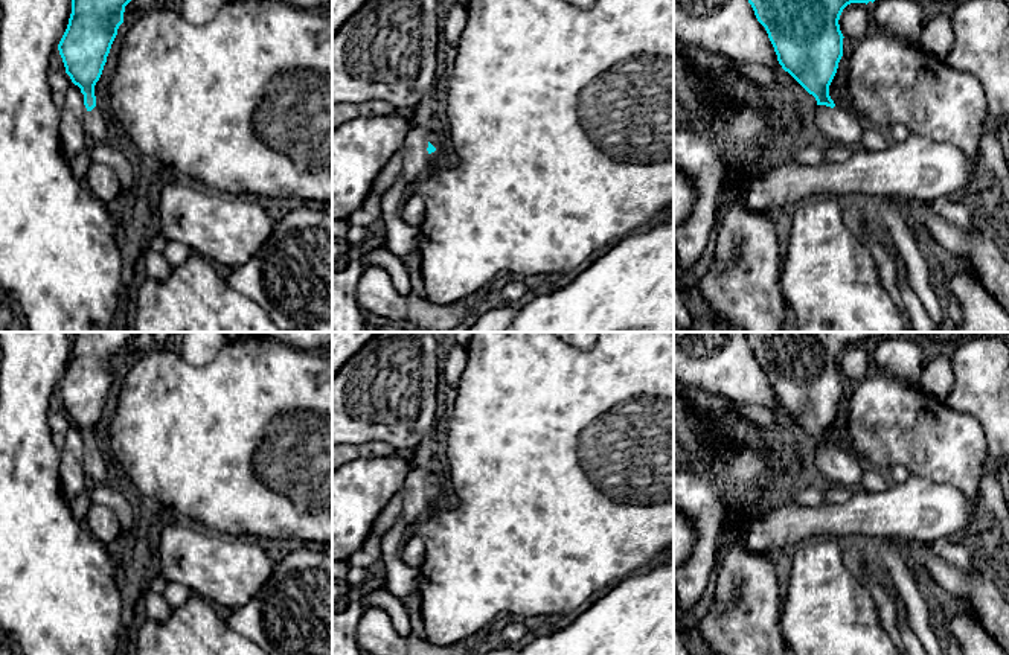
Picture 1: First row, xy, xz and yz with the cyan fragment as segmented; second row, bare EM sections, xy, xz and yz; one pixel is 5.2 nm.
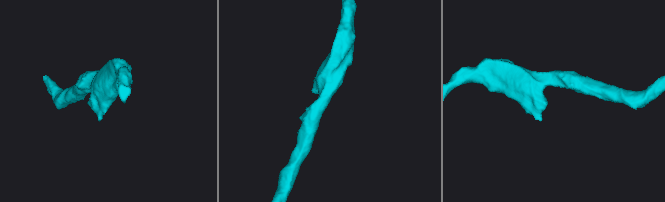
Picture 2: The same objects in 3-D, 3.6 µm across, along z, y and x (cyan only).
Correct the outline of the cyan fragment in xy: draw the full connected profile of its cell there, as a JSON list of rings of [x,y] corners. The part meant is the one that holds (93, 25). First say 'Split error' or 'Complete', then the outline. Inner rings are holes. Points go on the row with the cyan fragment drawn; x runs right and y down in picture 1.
Split error. [[[72,0],[69,24],[58,44],[66,73],[84,94],[84,105],[87,108],[84,129],[90,142],[111,140],[111,122],[104,117],[96,105],[94,85],[102,75],[117,29],[123,23],[125,6],[130,2],[131,0]]]

